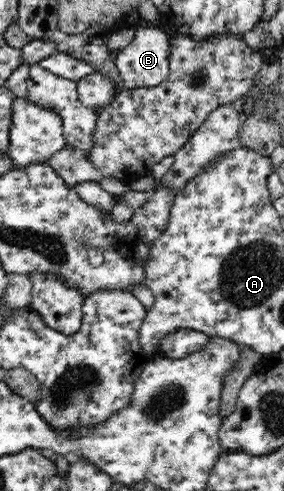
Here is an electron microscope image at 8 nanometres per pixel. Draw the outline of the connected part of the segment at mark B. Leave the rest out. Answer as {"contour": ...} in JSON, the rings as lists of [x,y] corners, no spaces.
{"contour":[[[148,24],[137,29],[134,40],[124,49],[118,51],[115,63],[122,78],[124,88],[154,88],[167,81],[170,74],[170,35],[163,29]]]}

